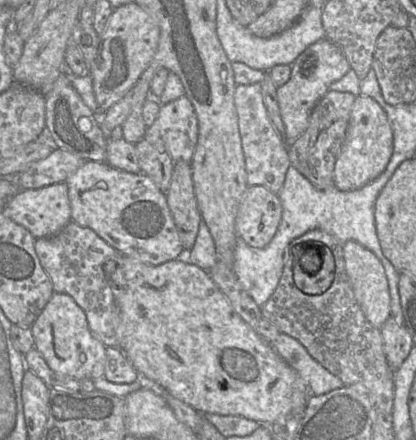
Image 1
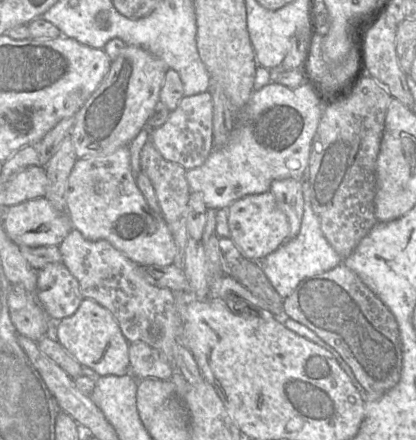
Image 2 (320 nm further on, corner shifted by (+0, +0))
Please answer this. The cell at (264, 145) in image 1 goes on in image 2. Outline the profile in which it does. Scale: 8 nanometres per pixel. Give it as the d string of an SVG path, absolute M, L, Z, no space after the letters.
M294 178L274 180L269 191L274 195L277 204L288 218L288 239L295 237L299 233L304 212L304 198L300 180Z

